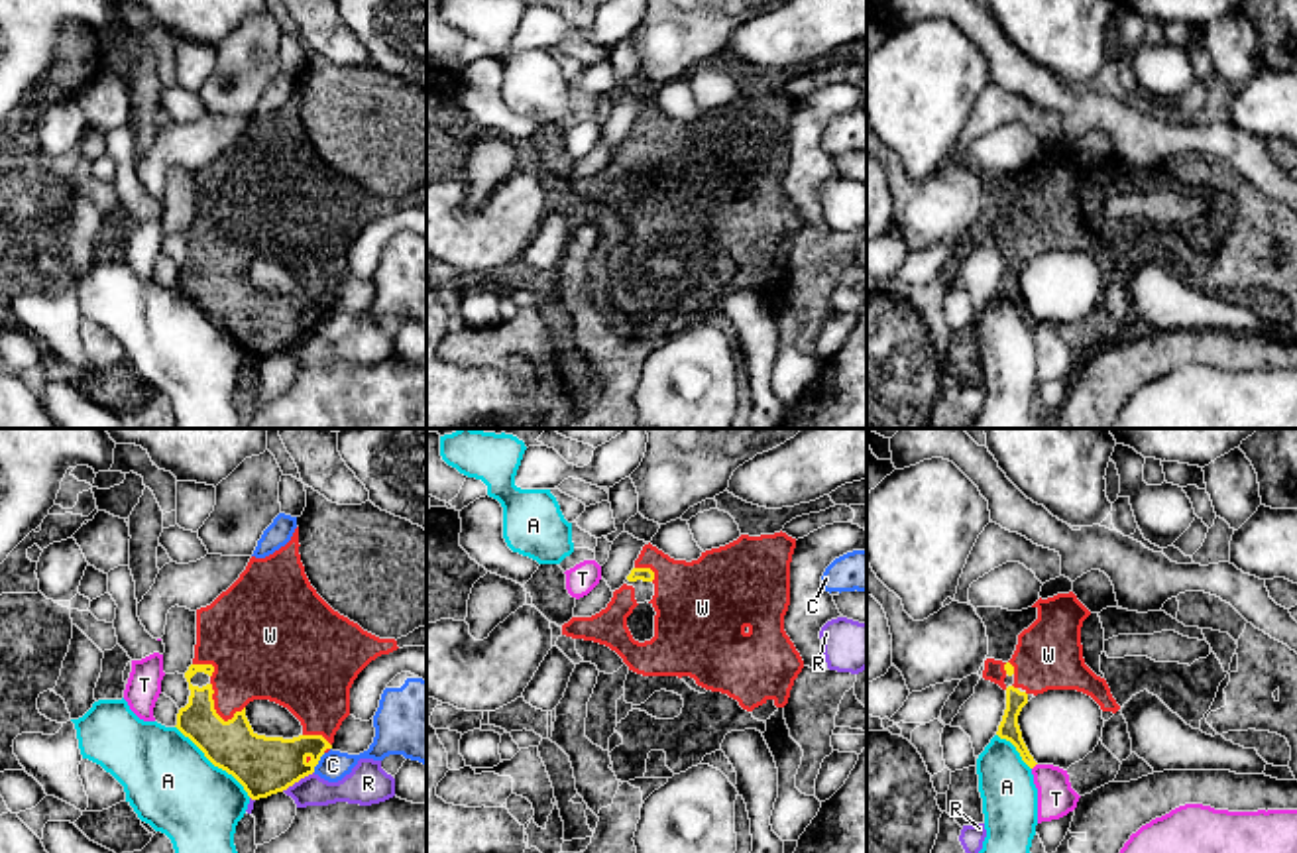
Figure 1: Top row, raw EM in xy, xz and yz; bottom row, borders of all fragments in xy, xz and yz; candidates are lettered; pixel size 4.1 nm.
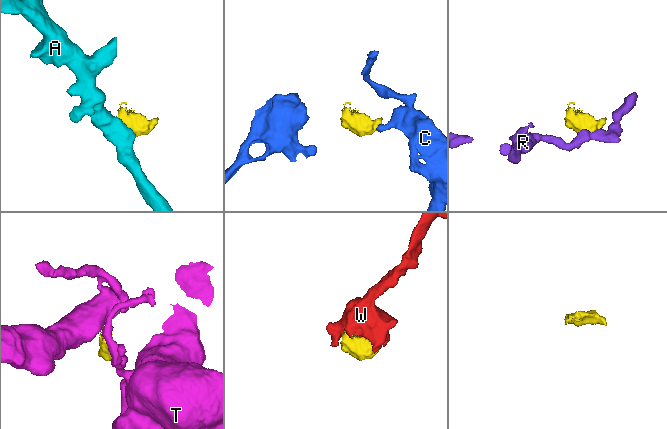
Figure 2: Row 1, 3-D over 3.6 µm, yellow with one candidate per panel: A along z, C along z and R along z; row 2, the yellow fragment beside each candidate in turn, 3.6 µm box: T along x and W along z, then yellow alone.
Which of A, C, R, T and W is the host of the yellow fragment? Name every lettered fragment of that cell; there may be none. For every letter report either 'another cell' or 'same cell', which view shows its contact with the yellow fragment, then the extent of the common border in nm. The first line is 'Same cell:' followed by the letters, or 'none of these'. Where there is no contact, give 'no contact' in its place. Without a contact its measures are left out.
Same cell: W
A: another cell; meets yellow in xy; contact 420 nm long
C: another cell; meets yellow in xy; contact 90 nm long
R: another cell; meets yellow in xy; contact 160 nm long
T: another cell; meets yellow in yz; contact 40 nm long
W: same cell; meets yellow in xy; contact 180 nm long

